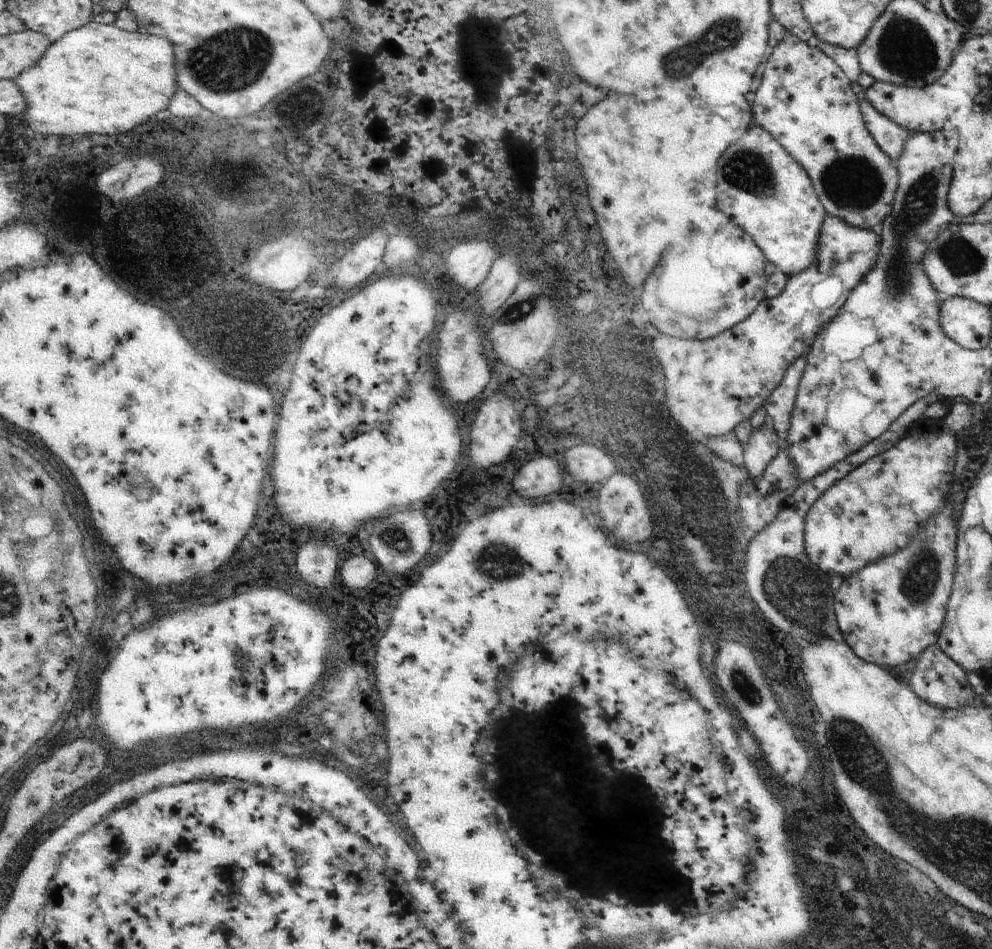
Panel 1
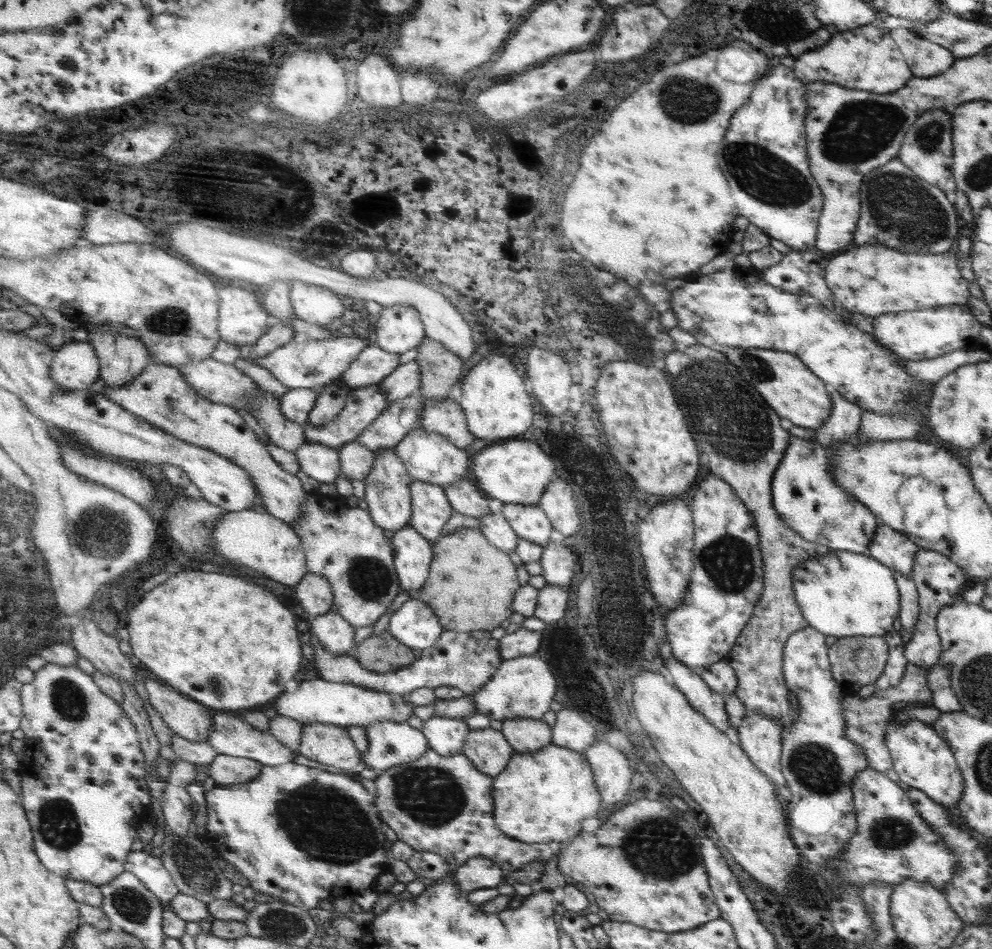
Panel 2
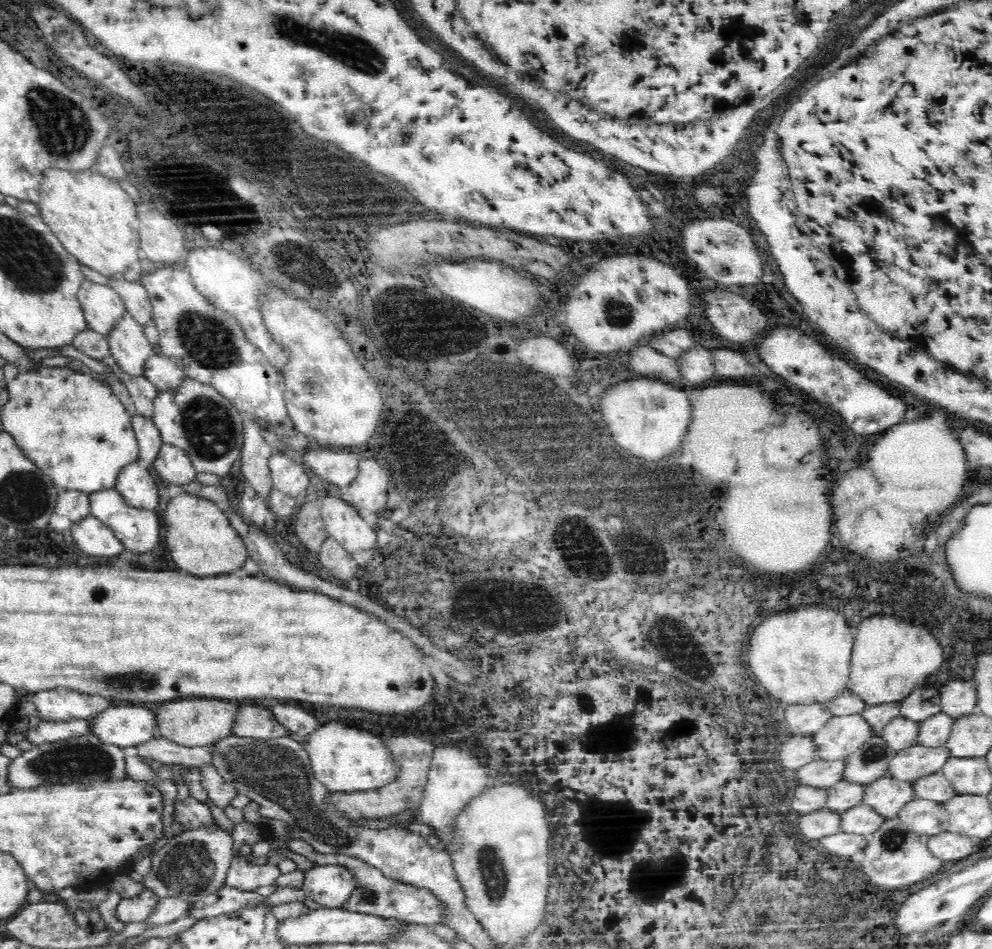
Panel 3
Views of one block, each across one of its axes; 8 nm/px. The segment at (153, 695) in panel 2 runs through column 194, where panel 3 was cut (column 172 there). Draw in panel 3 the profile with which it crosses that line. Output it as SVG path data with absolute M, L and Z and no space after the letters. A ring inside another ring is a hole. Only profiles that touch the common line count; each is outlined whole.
M176 698L162 702L154 714L154 726L158 736L164 736L182 746L208 746L224 736L230 736L230 726L236 714L236 702L212 700L212 698Z

